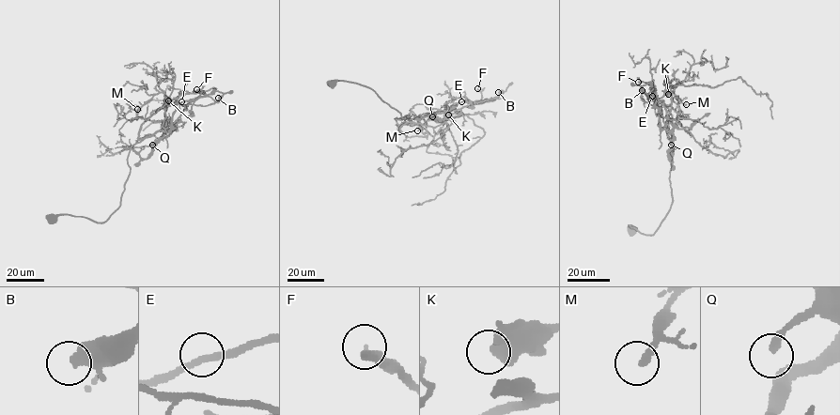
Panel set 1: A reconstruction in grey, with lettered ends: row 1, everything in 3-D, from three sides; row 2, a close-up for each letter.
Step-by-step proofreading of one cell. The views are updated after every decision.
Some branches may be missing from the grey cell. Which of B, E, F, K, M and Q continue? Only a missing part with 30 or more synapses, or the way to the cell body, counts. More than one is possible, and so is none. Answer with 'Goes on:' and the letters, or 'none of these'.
Goes on: F

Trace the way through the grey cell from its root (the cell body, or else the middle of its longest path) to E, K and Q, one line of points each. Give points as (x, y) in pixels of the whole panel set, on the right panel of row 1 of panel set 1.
E: (631, 230), (629, 225), (652, 235), (672, 201), (673, 146), (668, 138), (671, 133), (663, 101), (652, 96)
K: (631, 230), (629, 225), (652, 235), (672, 201), (671, 133), (663, 101), (655, 98), (668, 94)
Q: (631, 230), (629, 225), (652, 235), (670, 207), (671, 145)

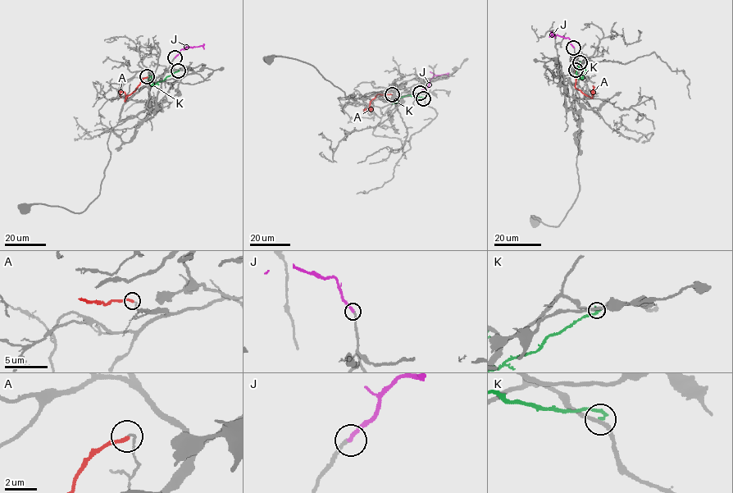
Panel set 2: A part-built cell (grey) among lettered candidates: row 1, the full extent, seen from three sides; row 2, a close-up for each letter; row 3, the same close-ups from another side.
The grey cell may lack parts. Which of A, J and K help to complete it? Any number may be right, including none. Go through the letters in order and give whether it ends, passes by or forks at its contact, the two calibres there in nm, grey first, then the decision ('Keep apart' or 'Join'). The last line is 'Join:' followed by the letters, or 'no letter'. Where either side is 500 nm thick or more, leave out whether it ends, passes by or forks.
A: It ends there. Thickness 110 nm (grey) against 220 nm. Keep apart
J: It ends there. Thickness 240 nm (grey) against 240 nm. Join
K: It ends there. Thickness 240 nm (grey) against 200 nm. Keep apart
Join: J

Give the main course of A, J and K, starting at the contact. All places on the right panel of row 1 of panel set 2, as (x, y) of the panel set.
A: (575, 70), (575, 86), (589, 97), (594, 87), (592, 93)
J: (573, 47), (568, 38), (552, 34), (554, 38)
K: (580, 62), (575, 73), (580, 78), (585, 72), (585, 67)

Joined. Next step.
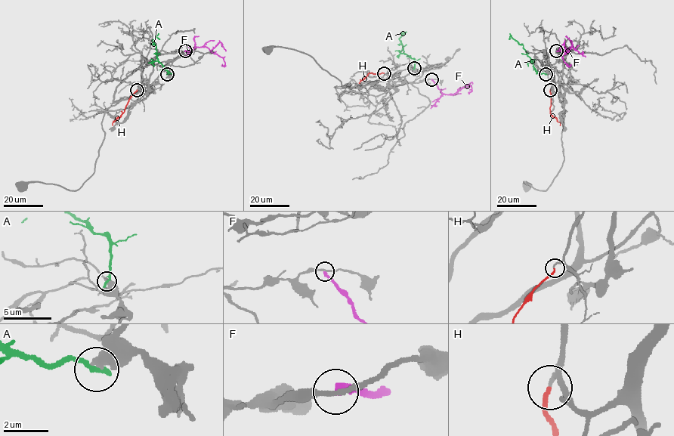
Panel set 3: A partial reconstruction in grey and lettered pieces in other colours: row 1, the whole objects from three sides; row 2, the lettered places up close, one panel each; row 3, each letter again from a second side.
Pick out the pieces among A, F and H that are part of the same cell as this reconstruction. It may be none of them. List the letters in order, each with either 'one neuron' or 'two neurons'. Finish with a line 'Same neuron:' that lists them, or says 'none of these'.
A: two neurons
F: two neurons
H: one neuron
Same neuron: H

